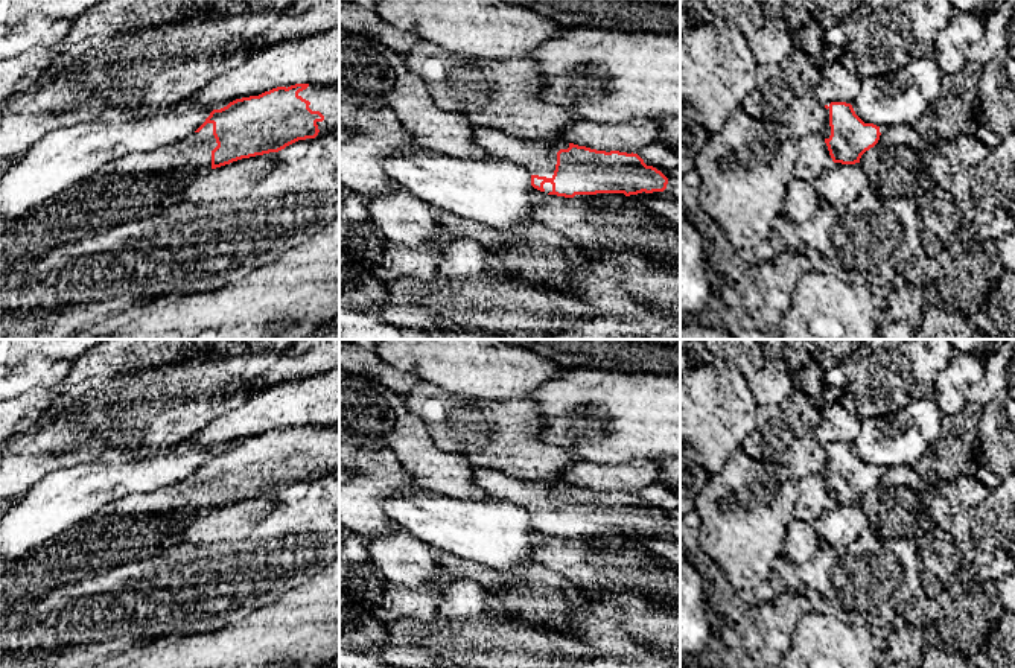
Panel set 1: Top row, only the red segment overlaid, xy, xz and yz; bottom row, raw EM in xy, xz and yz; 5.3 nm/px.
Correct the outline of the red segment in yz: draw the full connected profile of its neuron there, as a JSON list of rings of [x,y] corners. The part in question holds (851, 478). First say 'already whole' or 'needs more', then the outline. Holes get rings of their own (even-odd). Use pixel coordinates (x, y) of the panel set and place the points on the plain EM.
needs more; [[[831,443],[826,449],[825,484],[834,504],[855,505],[880,481],[880,467],[864,464],[851,444]]]

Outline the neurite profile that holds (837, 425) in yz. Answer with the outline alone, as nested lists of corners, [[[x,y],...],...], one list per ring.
[[[840,402],[820,403],[820,414],[822,421],[814,431],[814,437],[820,444],[854,444],[861,431],[861,420],[855,414],[845,409]]]

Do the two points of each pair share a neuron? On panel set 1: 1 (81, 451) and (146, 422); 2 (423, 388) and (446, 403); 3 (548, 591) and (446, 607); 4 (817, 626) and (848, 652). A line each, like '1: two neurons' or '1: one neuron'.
1: one neuron
2: one neuron
3: two neurons
4: one neuron

